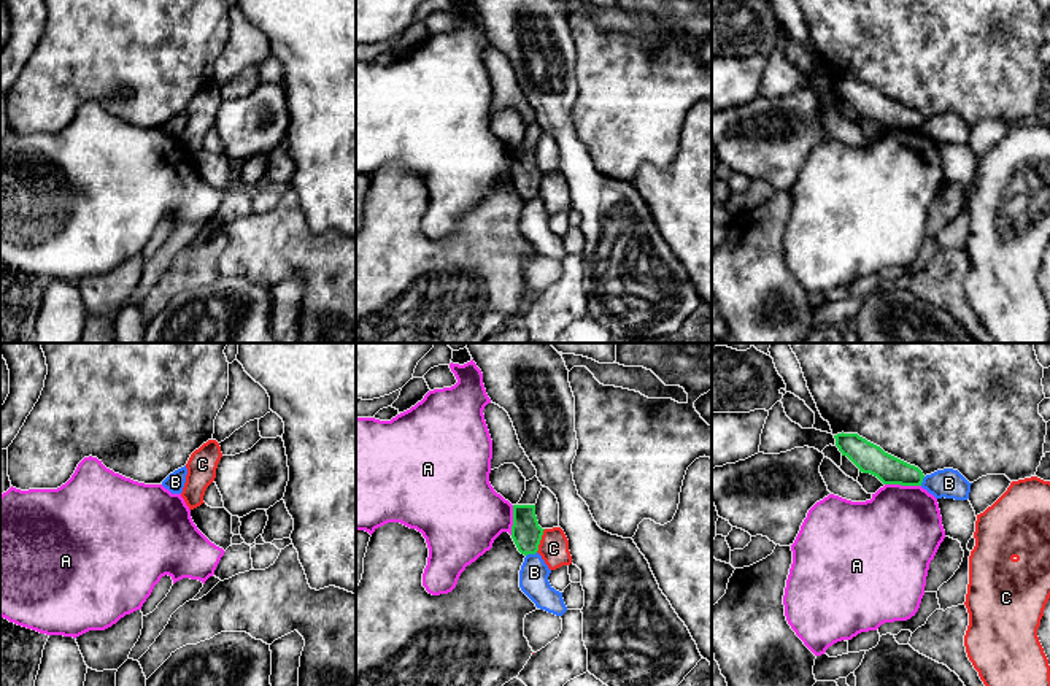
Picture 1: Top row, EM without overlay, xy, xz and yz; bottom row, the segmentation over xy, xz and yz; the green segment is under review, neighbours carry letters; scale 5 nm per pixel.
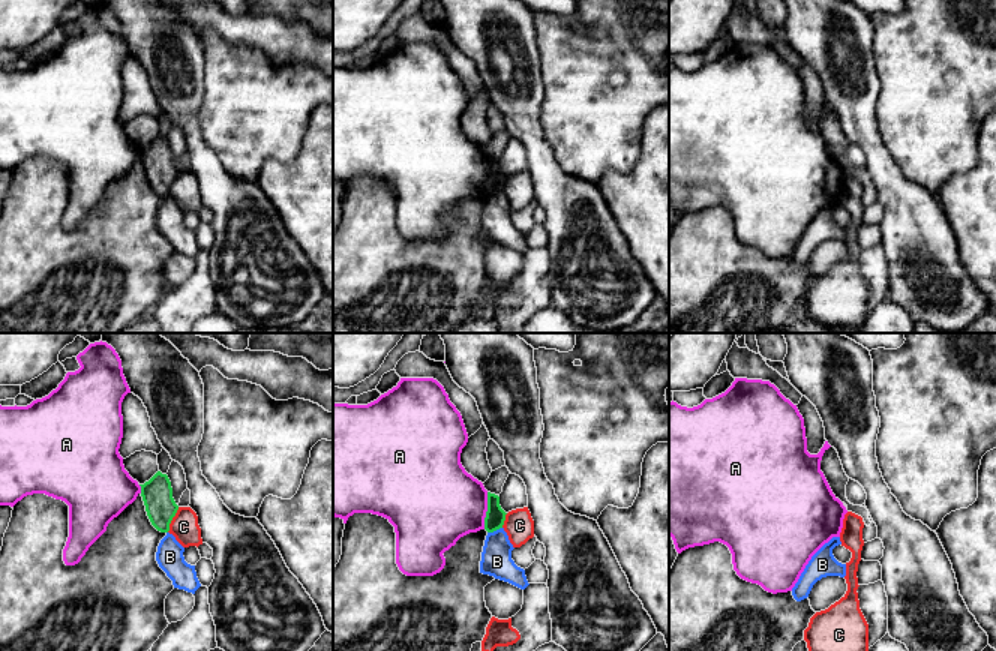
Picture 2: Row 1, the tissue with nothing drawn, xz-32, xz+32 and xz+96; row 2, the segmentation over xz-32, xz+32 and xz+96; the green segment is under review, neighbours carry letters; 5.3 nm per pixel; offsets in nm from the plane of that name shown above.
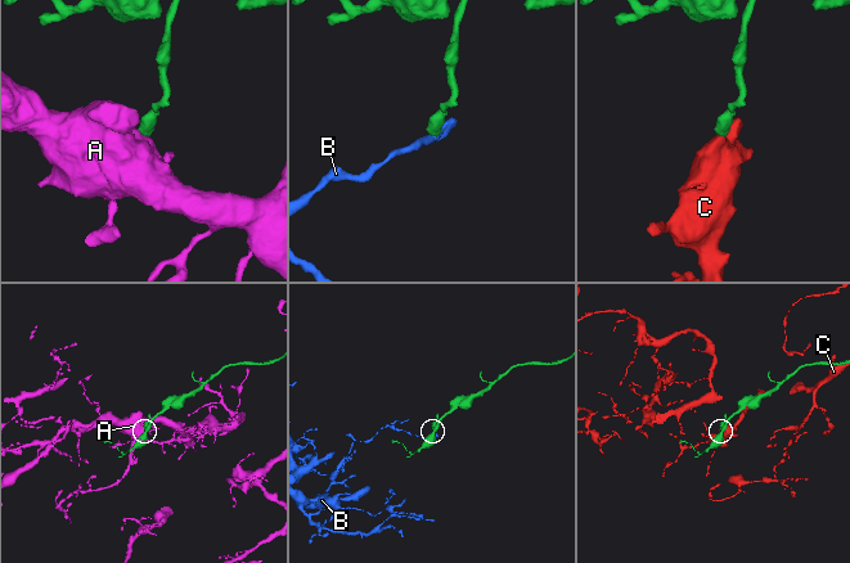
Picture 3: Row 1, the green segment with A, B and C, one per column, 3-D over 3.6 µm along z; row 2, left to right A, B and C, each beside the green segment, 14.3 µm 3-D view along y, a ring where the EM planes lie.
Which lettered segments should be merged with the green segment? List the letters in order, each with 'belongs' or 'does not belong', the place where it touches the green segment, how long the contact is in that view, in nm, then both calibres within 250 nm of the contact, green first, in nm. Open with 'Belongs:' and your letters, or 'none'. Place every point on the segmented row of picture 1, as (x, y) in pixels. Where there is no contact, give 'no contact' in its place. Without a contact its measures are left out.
Belongs: none
A: does not belong | yz (903, 485) | 180 nm | 150/440 nm
B: does not belong | xz (531, 553) | 60 nm | 150/150 nm
C: does not belong | xz (540, 539) | 130 nm | 150/150 nm

